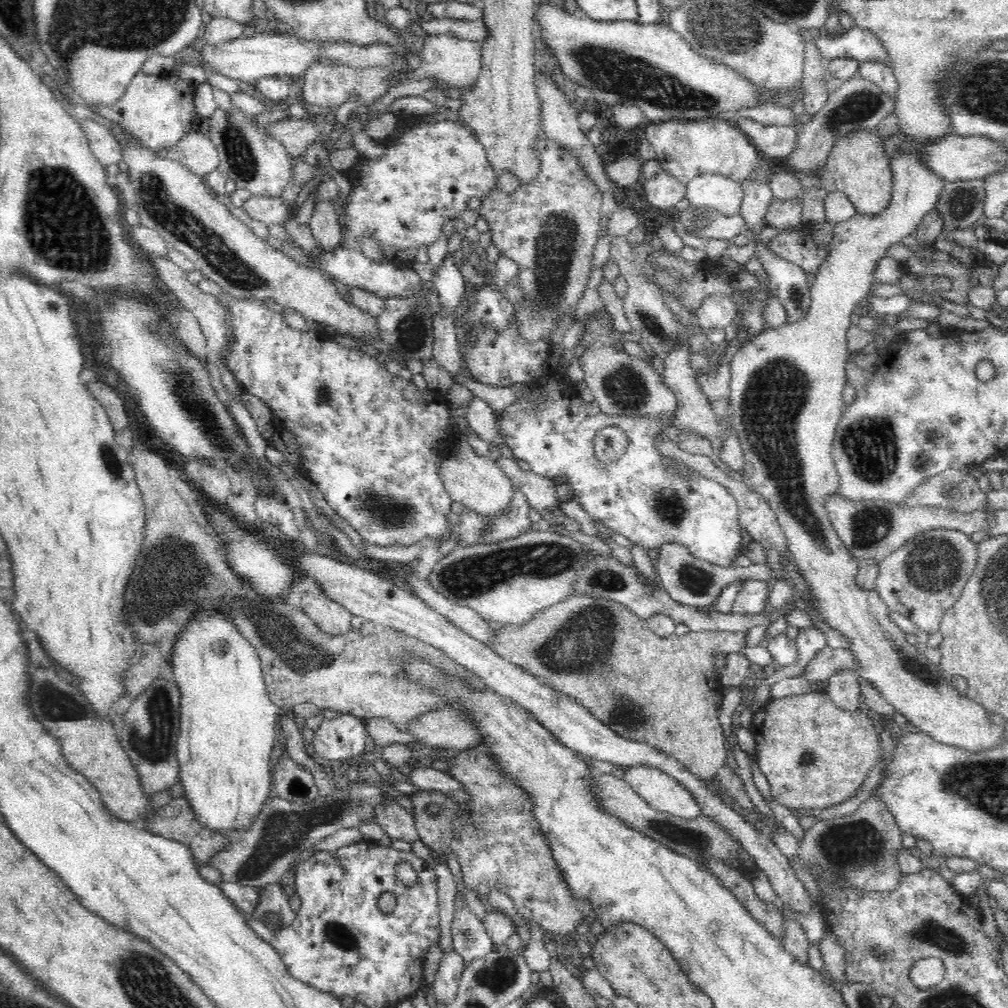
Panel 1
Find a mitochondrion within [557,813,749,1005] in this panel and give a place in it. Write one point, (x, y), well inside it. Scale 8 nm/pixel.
(689, 838)

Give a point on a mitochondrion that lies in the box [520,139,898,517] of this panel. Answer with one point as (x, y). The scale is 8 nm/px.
(556, 246)

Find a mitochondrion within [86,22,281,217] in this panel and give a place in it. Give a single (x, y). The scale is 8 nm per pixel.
(243, 163)

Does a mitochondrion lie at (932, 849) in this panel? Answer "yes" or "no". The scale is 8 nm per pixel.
no

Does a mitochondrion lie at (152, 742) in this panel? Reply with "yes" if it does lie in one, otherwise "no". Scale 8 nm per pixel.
yes

